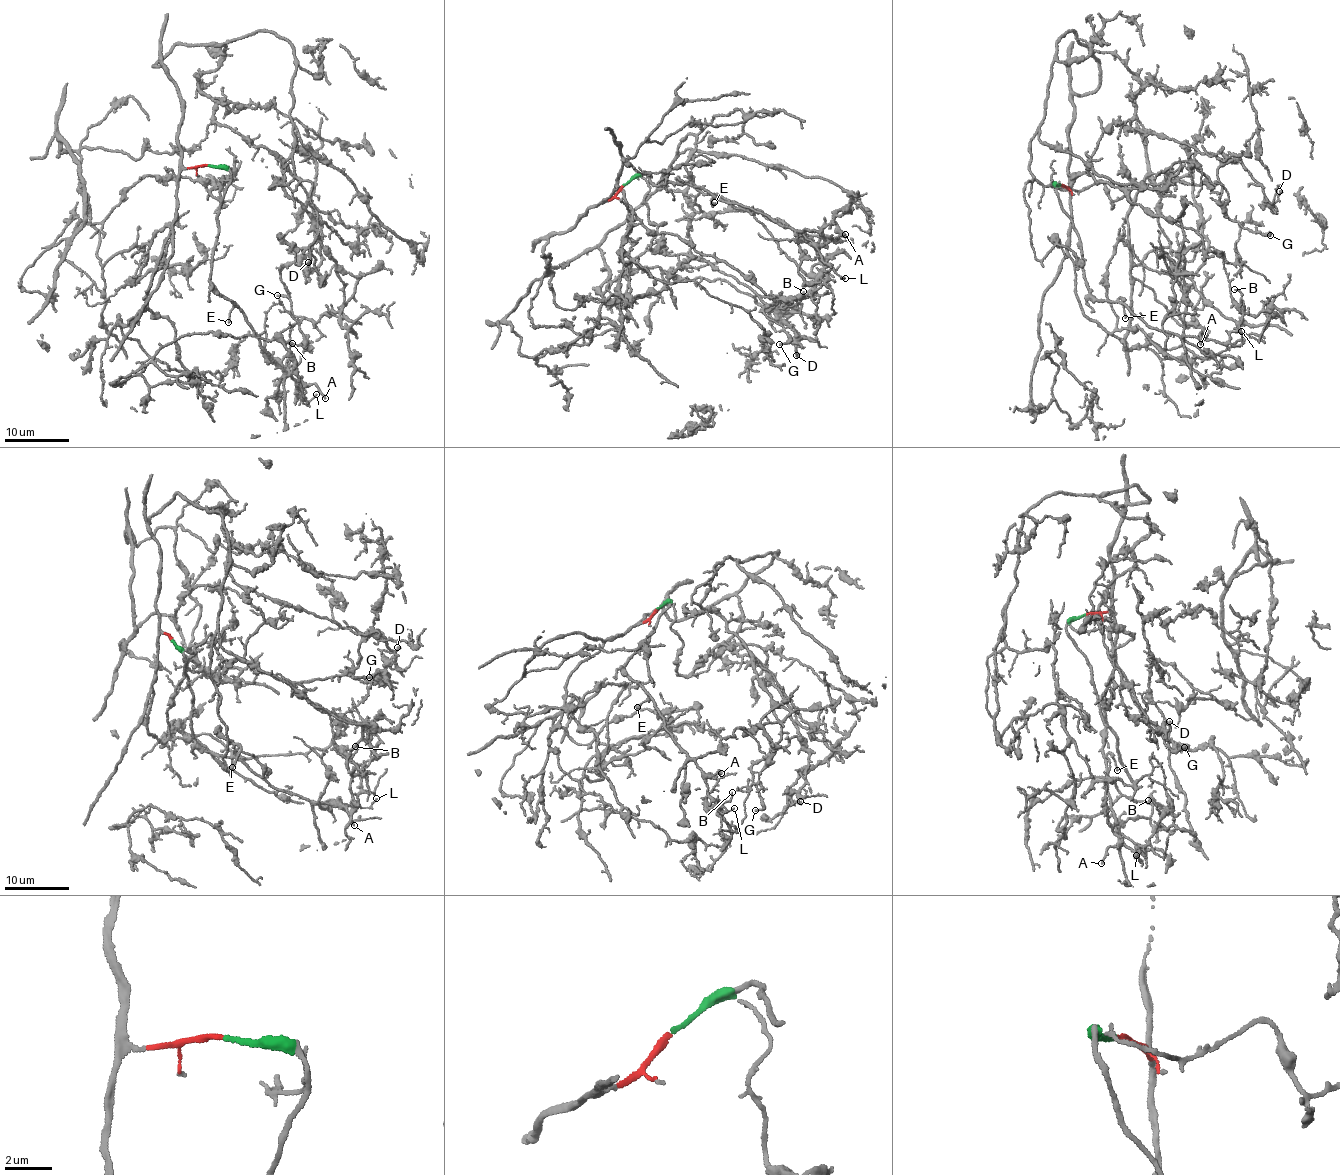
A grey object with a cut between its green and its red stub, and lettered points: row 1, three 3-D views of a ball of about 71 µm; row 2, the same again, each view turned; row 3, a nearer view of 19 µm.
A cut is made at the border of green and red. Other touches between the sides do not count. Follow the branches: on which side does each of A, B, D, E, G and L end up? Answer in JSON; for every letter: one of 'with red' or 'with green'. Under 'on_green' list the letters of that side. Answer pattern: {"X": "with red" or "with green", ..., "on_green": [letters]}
{"A": "with green", "B": "with green", "D": "with red", "E": "with green", "G": "with red", "L": "with green", "on_green": ["A", "B", "E", "L"]}

